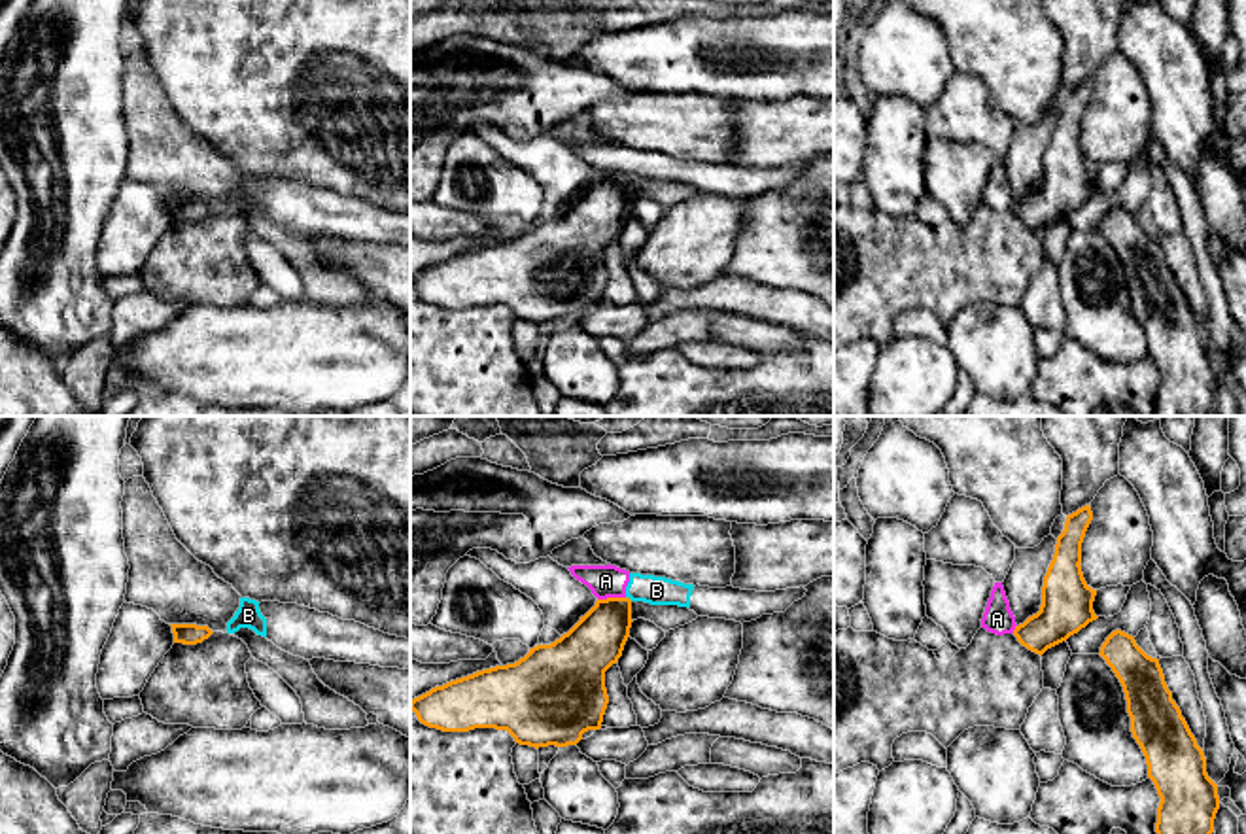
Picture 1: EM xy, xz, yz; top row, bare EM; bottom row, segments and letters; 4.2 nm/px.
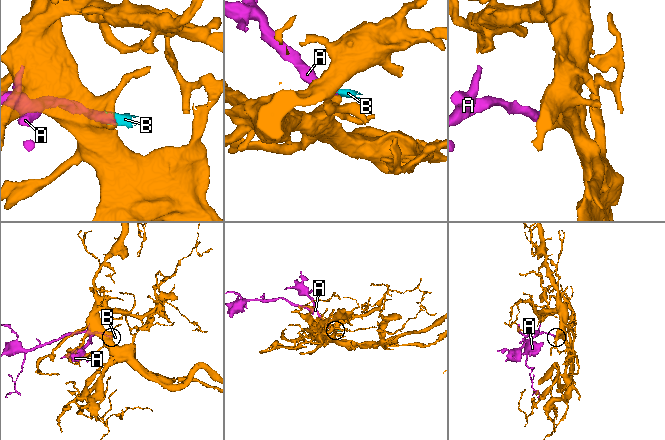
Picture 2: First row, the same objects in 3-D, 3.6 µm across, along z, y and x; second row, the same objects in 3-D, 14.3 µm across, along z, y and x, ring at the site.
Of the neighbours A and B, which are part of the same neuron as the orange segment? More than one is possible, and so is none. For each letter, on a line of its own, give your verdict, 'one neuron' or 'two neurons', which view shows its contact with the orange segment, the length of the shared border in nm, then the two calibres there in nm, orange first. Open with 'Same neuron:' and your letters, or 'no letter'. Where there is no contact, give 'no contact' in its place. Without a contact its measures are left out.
Same neuron: no letter
A: two neurons; contact in xz; length 120 nm; calibres 240 and 140 nm
B: two neurons; contact in xz; length 40 nm; calibres 240 and 130 nm

